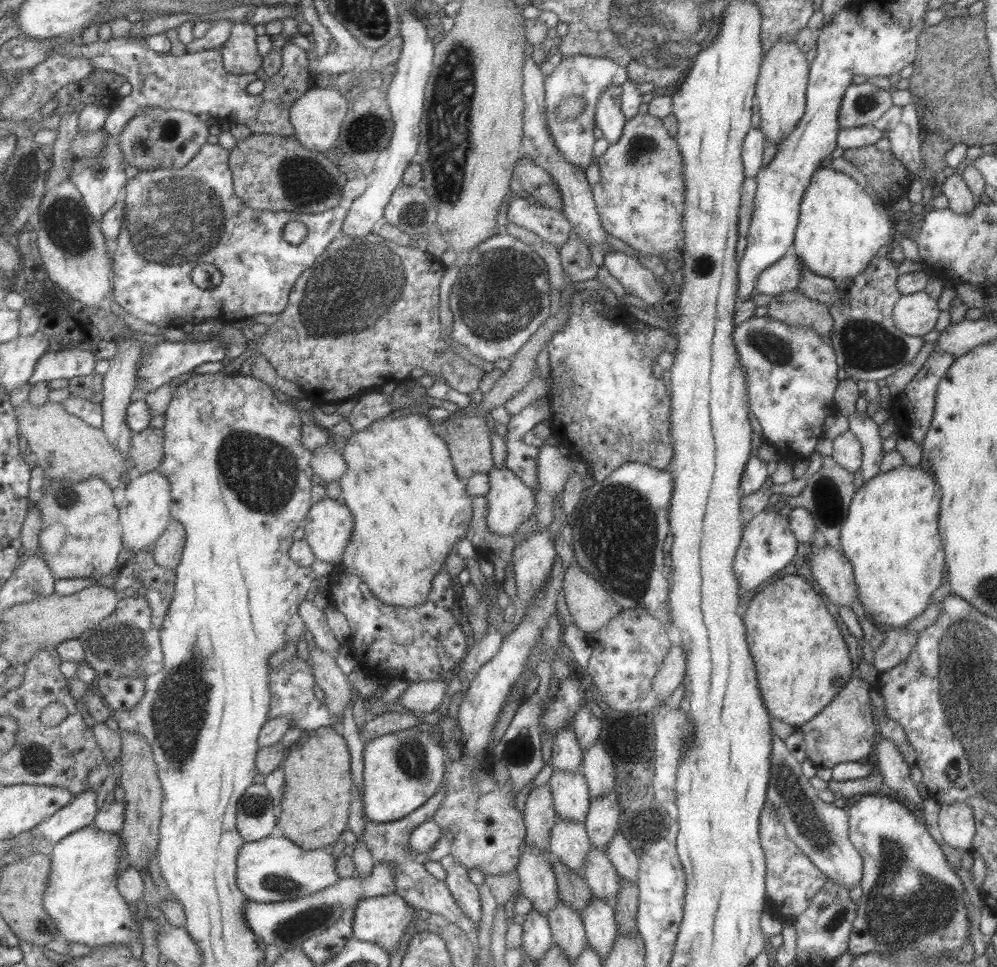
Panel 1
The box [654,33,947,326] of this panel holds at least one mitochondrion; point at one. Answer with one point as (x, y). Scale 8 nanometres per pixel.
(864, 103)

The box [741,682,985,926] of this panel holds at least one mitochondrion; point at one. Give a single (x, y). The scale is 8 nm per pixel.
(807, 823)

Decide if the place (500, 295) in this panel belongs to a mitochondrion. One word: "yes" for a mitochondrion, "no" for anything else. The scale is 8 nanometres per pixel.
yes

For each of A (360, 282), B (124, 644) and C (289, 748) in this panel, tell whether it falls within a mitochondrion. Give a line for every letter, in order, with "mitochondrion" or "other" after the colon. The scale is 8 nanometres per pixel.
A: mitochondrion
B: mitochondrion
C: other

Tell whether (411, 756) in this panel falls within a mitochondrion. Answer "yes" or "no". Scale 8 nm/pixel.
yes

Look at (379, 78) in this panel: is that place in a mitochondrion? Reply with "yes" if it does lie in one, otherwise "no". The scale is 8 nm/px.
no

